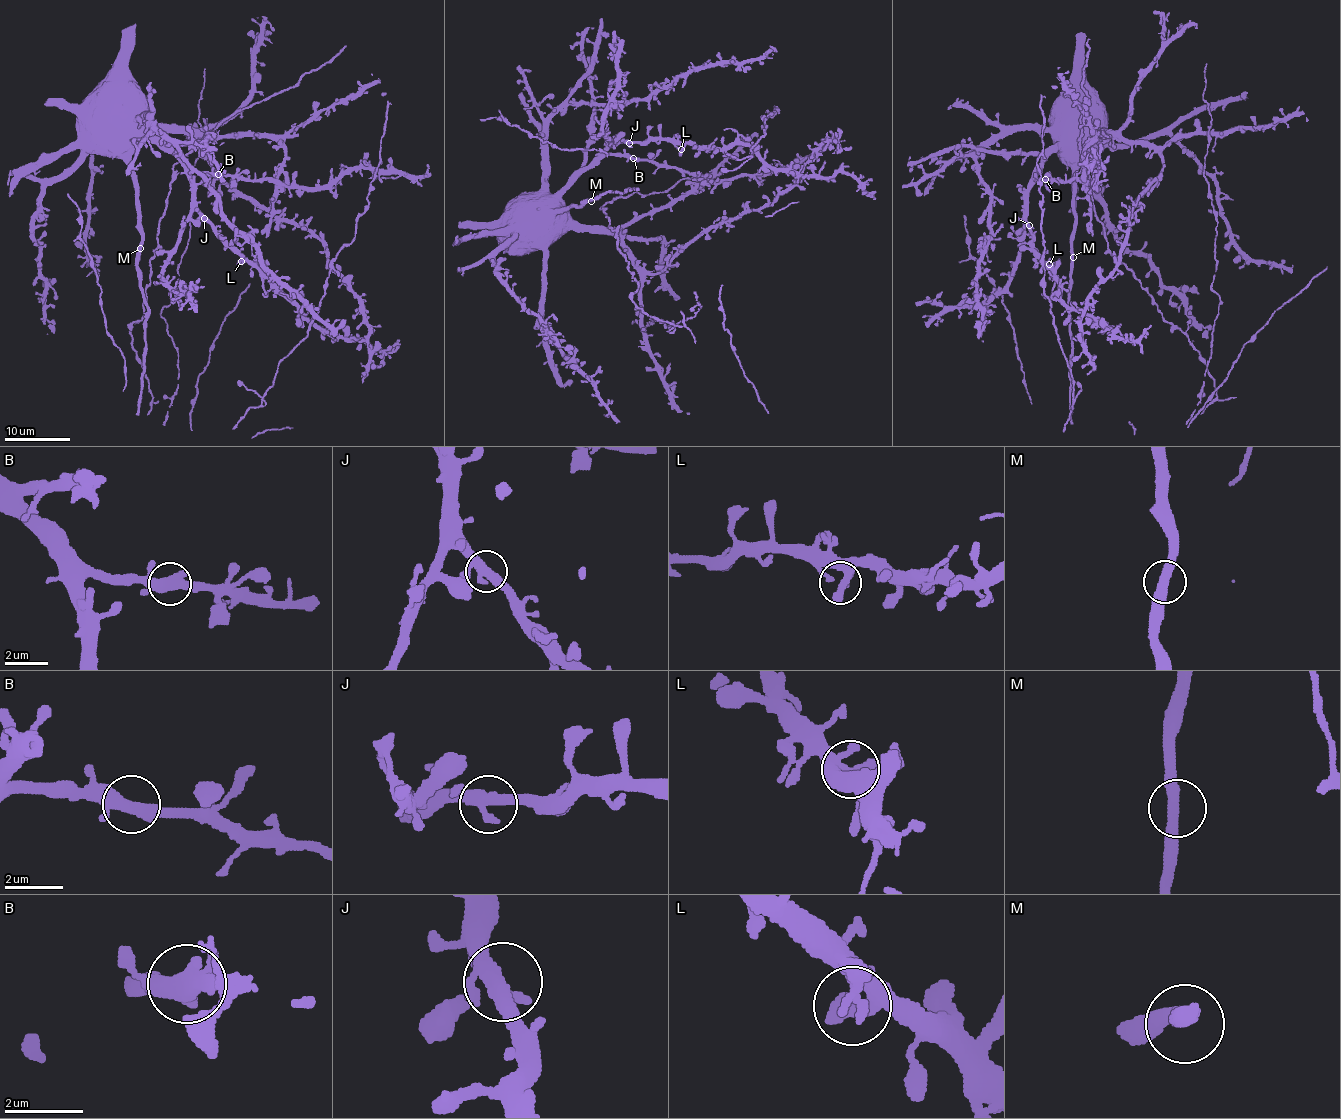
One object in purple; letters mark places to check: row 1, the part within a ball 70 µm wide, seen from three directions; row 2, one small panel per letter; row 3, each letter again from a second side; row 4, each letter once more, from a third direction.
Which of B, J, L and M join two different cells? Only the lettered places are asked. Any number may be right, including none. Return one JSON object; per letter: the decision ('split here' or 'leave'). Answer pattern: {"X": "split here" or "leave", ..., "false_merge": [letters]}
{"B": "leave", "J": "leave", "L": "leave", "M": "leave", "false_merge": []}

